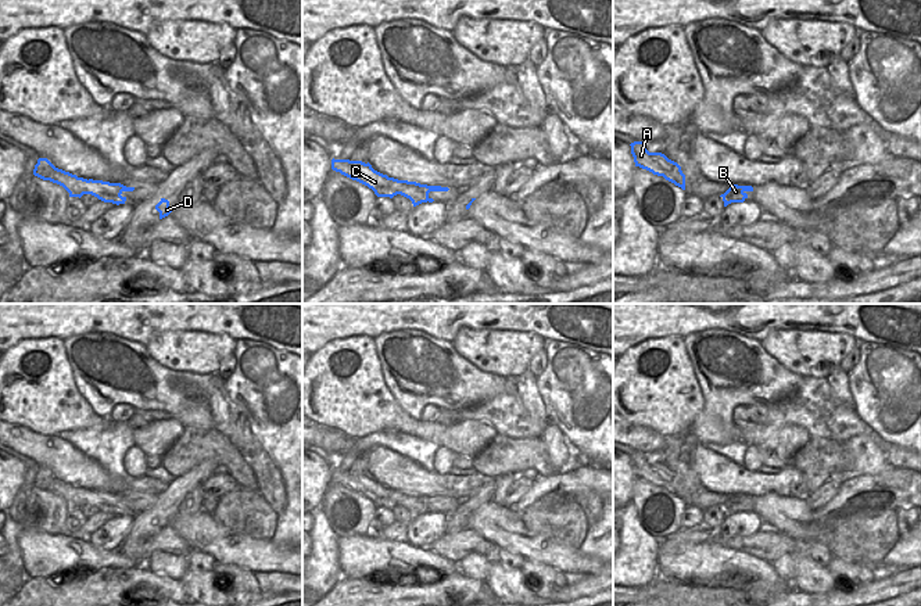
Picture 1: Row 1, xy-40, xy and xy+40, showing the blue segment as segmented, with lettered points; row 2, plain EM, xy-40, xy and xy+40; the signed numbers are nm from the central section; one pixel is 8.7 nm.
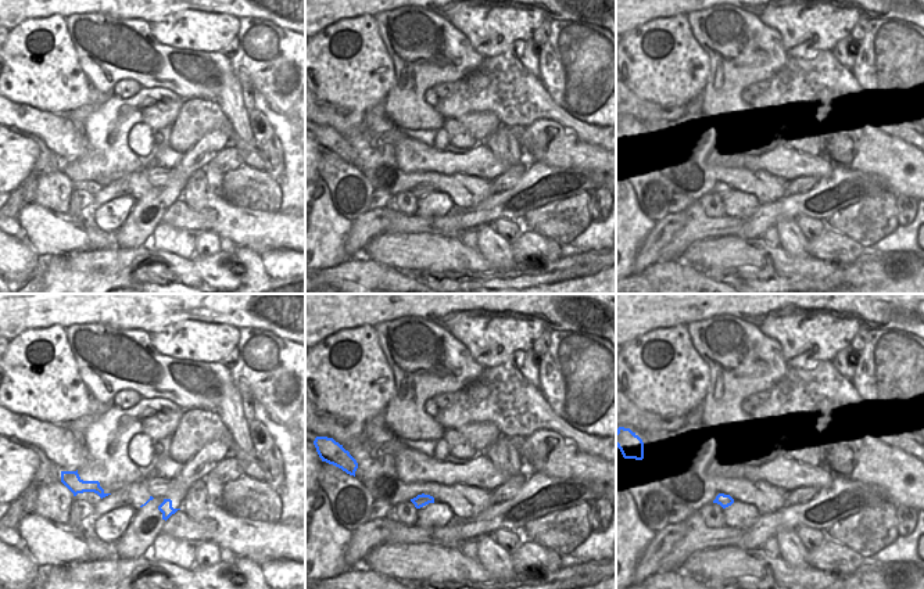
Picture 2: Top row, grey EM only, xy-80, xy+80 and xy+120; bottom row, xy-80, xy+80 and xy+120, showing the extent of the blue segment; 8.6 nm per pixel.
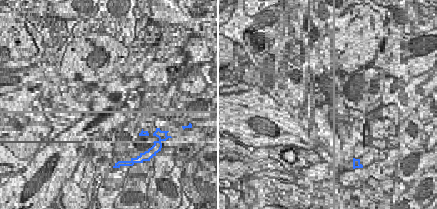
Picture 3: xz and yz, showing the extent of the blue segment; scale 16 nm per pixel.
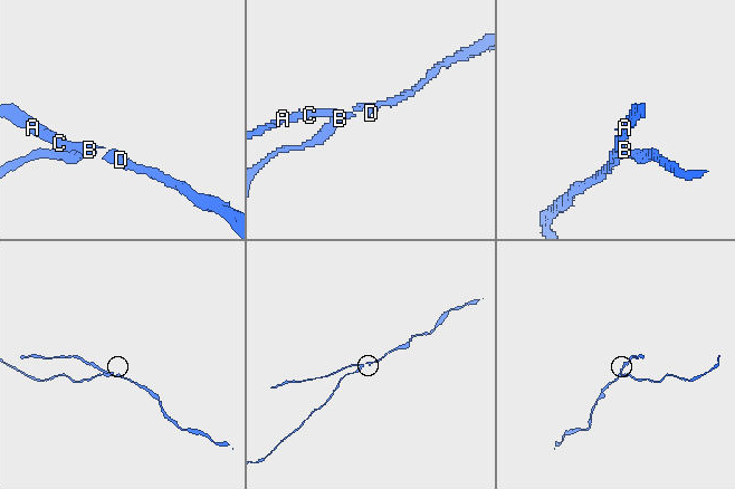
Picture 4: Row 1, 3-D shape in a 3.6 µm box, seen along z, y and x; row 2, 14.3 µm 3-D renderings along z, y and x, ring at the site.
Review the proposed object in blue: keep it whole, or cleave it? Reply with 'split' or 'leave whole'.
split

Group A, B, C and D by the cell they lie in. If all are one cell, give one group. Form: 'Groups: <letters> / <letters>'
Groups: A C D / B

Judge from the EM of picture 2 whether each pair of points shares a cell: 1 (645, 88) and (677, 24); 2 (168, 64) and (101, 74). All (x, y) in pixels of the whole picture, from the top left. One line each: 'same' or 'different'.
1: same
2: same

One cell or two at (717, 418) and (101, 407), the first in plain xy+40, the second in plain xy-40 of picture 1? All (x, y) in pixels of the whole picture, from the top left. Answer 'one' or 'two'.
one

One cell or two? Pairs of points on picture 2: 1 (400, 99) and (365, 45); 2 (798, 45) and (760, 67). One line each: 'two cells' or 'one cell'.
1: two cells
2: two cells

